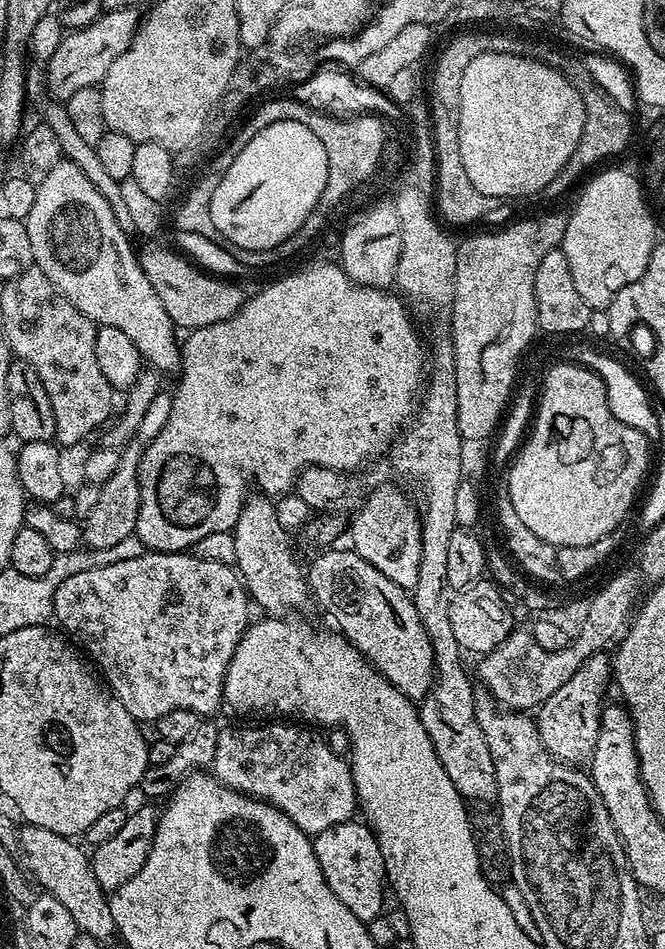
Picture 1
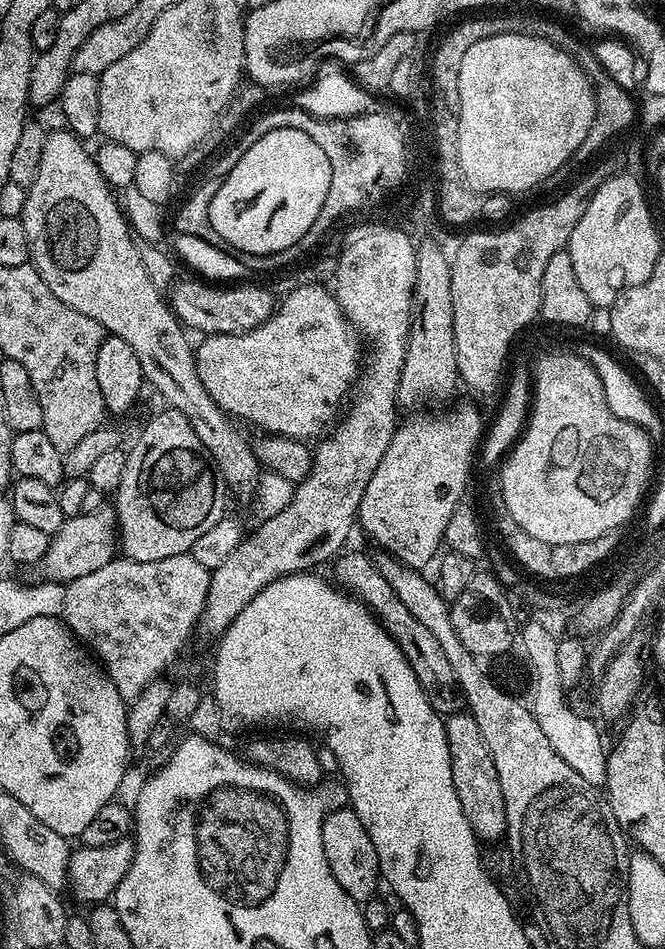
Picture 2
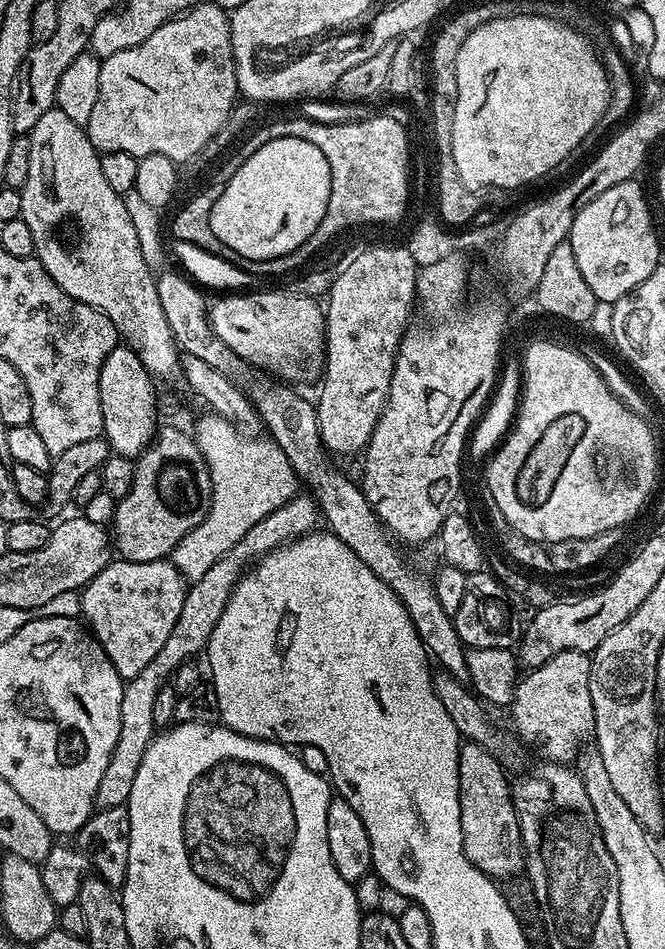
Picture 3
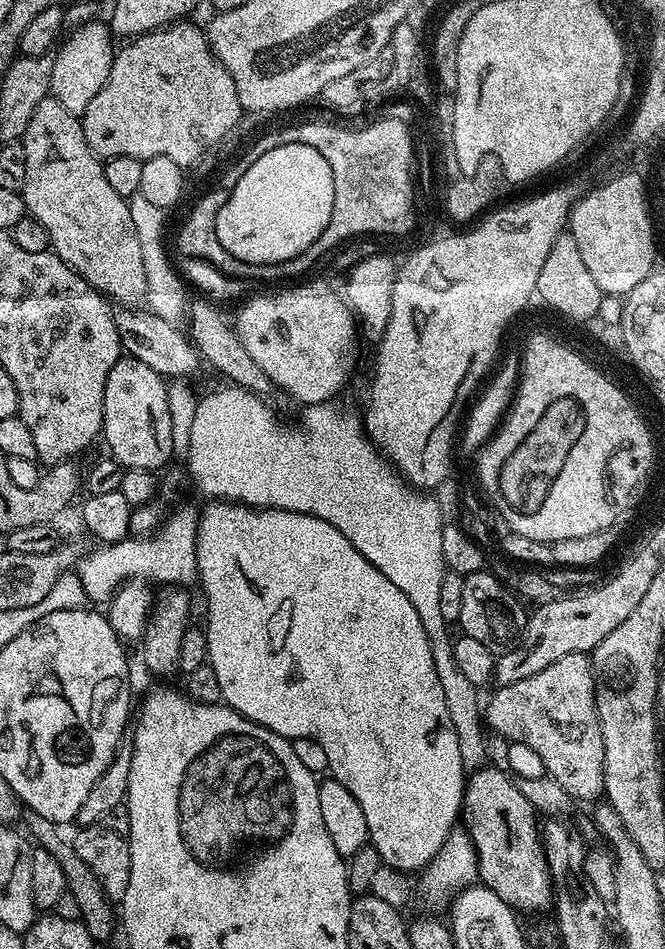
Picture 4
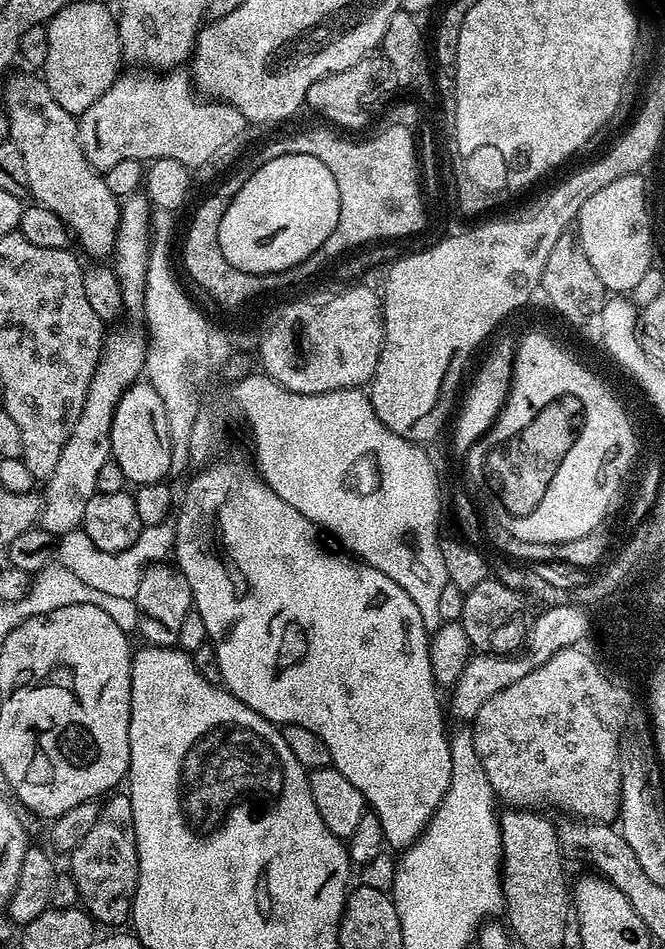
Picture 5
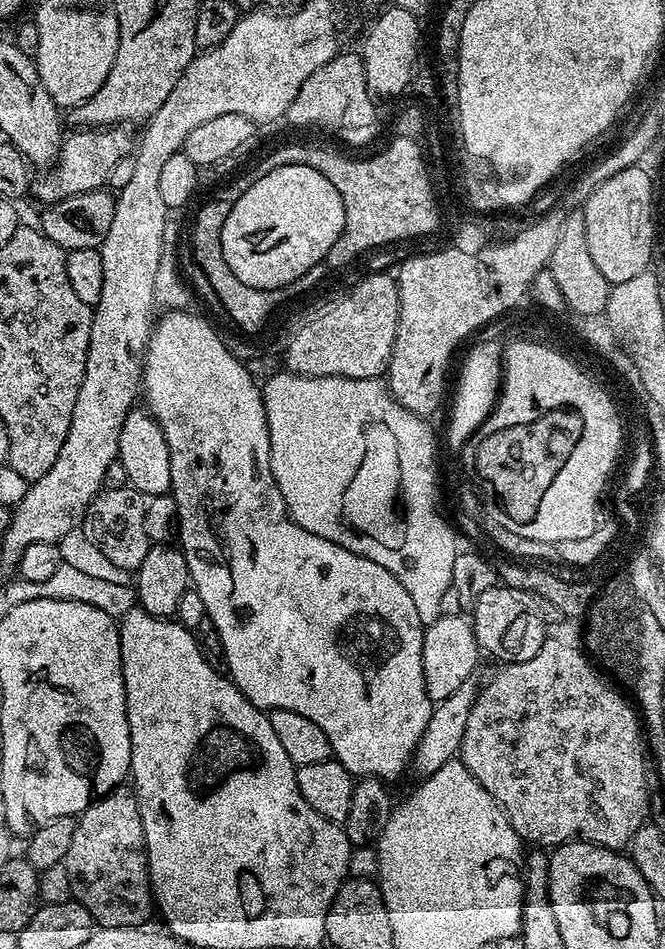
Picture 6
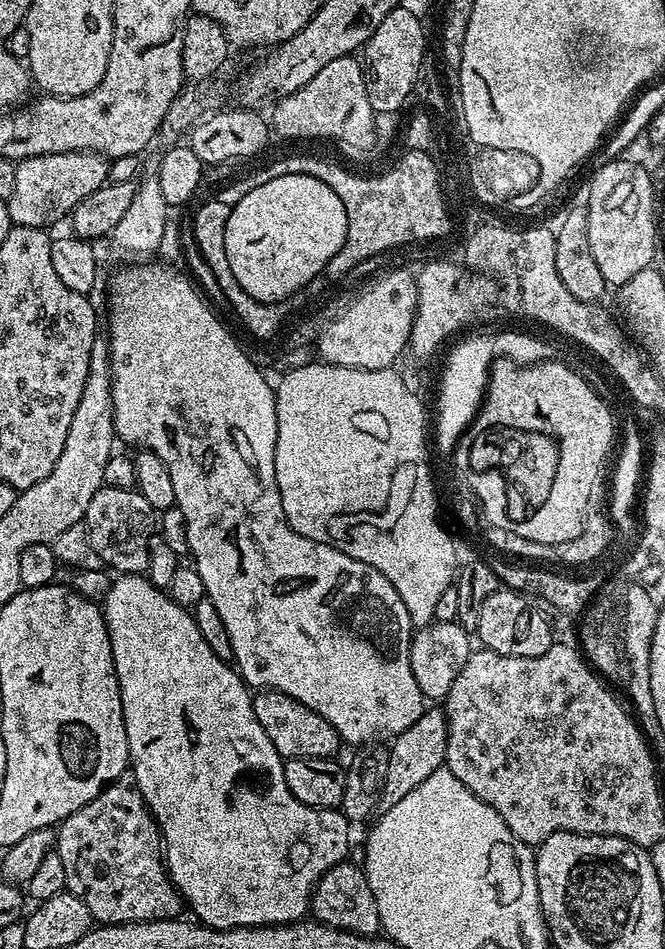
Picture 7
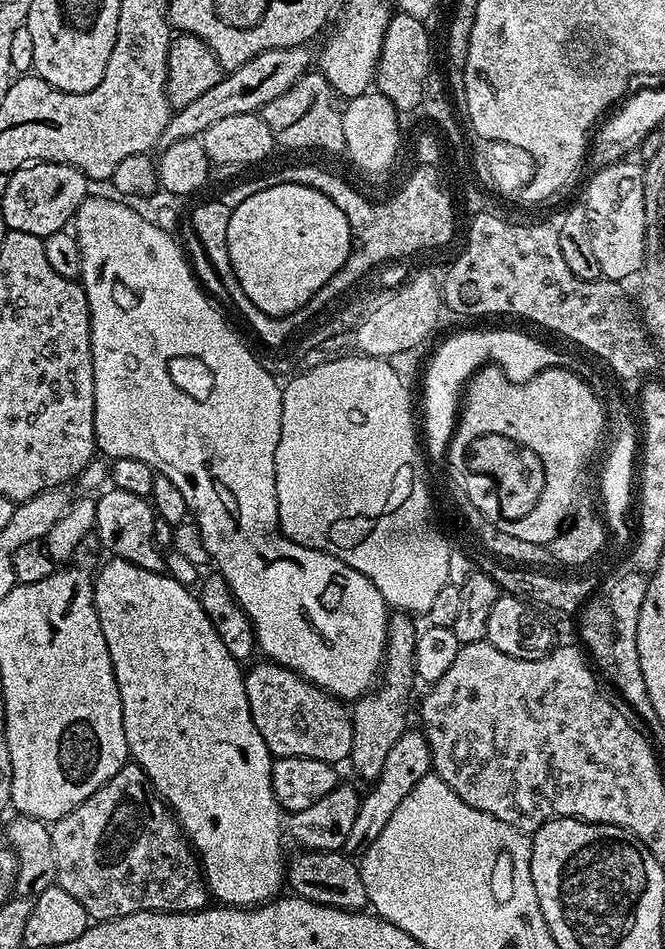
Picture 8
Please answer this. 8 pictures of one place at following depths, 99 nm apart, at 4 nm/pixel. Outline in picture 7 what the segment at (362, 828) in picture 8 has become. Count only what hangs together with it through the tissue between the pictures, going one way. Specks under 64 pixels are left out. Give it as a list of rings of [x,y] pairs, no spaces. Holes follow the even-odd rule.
[[[432,707],[420,715],[418,722],[414,722],[414,726],[406,726],[406,730],[402,730],[402,734],[393,736],[390,741],[386,786],[380,799],[380,812],[390,810],[390,806],[395,806],[401,798],[406,798],[406,794],[410,794],[410,790],[415,790],[421,782],[426,782],[426,778],[430,778],[430,774],[434,774],[434,770],[445,767],[448,717],[445,716],[443,707]]]

